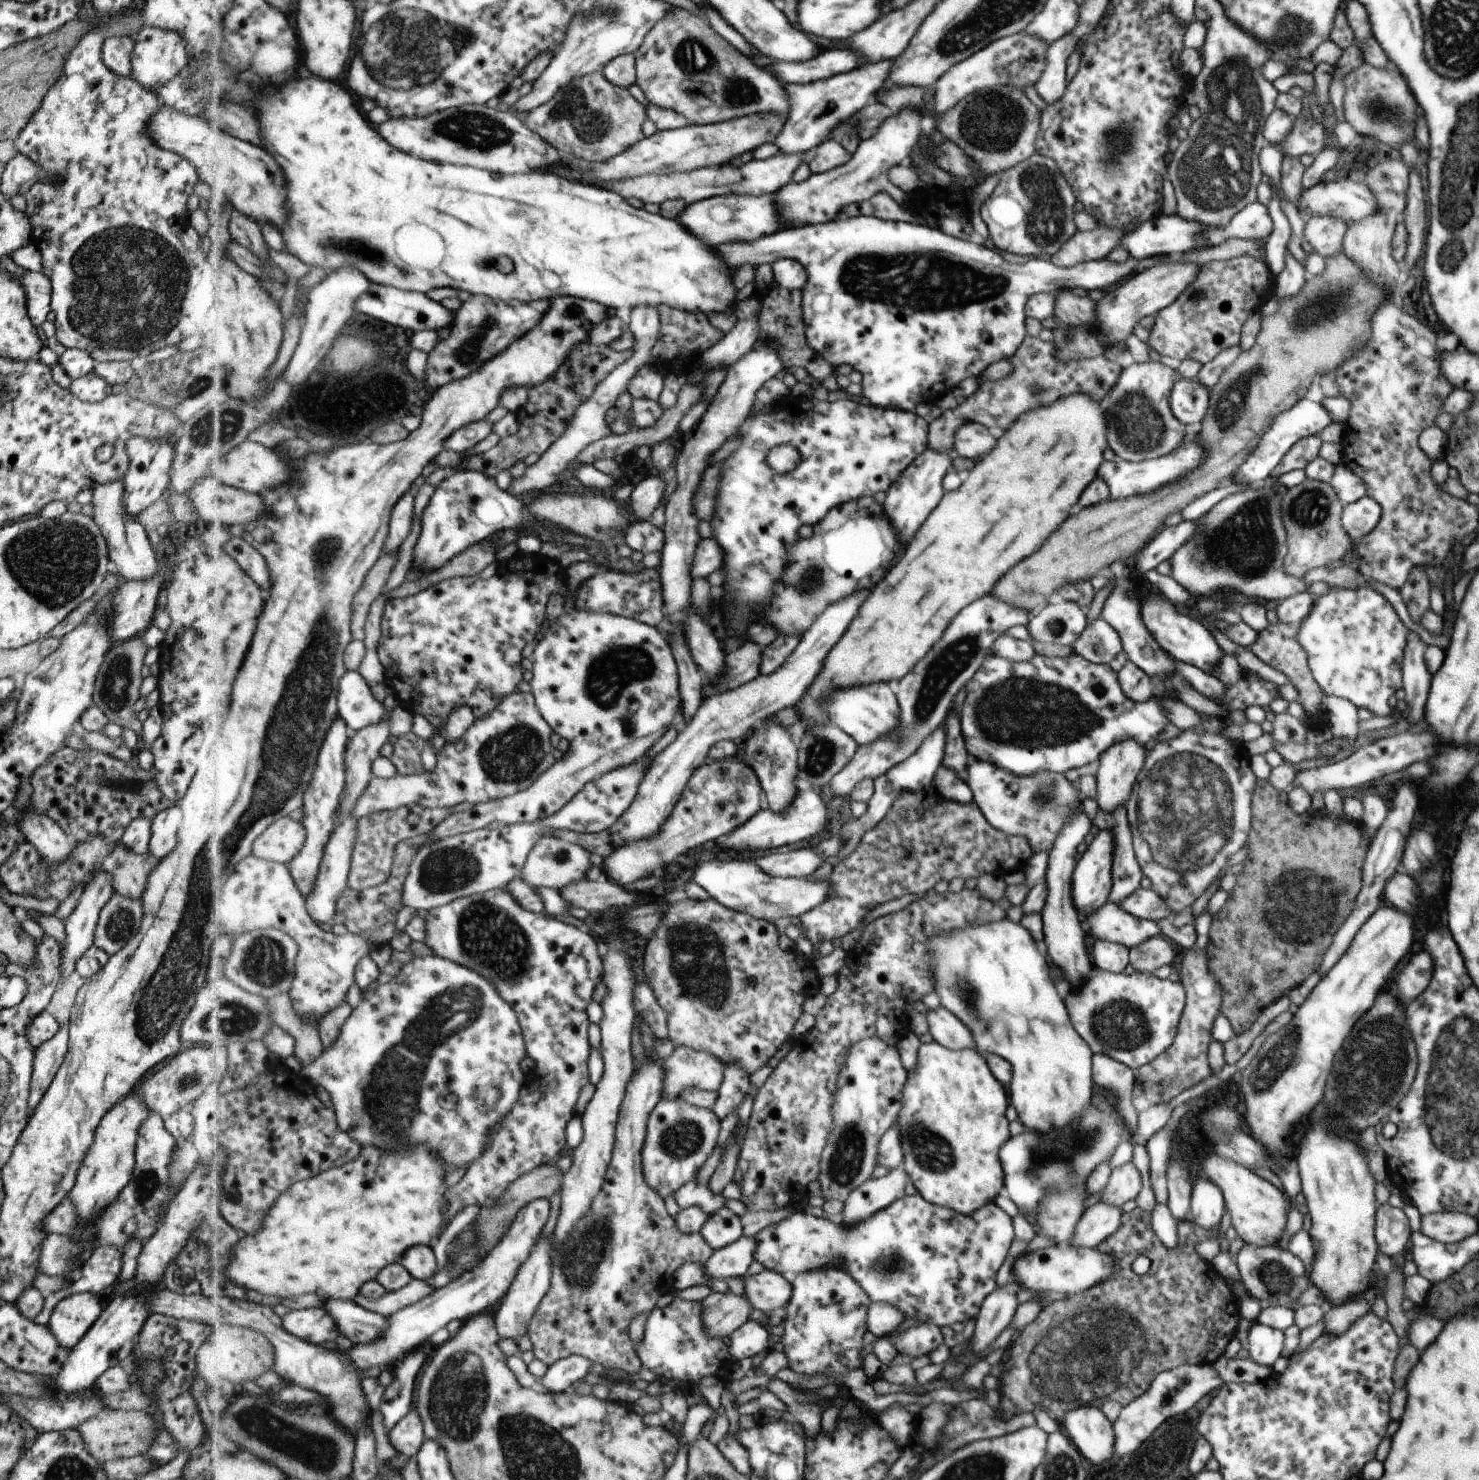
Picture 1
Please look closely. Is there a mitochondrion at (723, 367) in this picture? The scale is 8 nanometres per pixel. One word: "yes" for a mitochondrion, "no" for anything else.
no

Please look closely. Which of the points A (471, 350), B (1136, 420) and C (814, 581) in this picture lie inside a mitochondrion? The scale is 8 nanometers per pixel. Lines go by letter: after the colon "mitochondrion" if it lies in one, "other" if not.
A: mitochondrion
B: mitochondrion
C: mitochondrion

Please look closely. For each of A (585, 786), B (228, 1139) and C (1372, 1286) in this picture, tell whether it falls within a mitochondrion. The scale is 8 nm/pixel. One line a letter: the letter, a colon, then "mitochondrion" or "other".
A: other
B: other
C: other

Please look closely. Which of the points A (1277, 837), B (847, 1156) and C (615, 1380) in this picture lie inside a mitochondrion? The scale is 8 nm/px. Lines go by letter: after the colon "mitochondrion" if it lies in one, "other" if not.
A: other
B: mitochondrion
C: other

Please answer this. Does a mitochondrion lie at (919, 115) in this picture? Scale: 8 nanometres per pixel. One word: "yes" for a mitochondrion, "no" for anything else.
no

